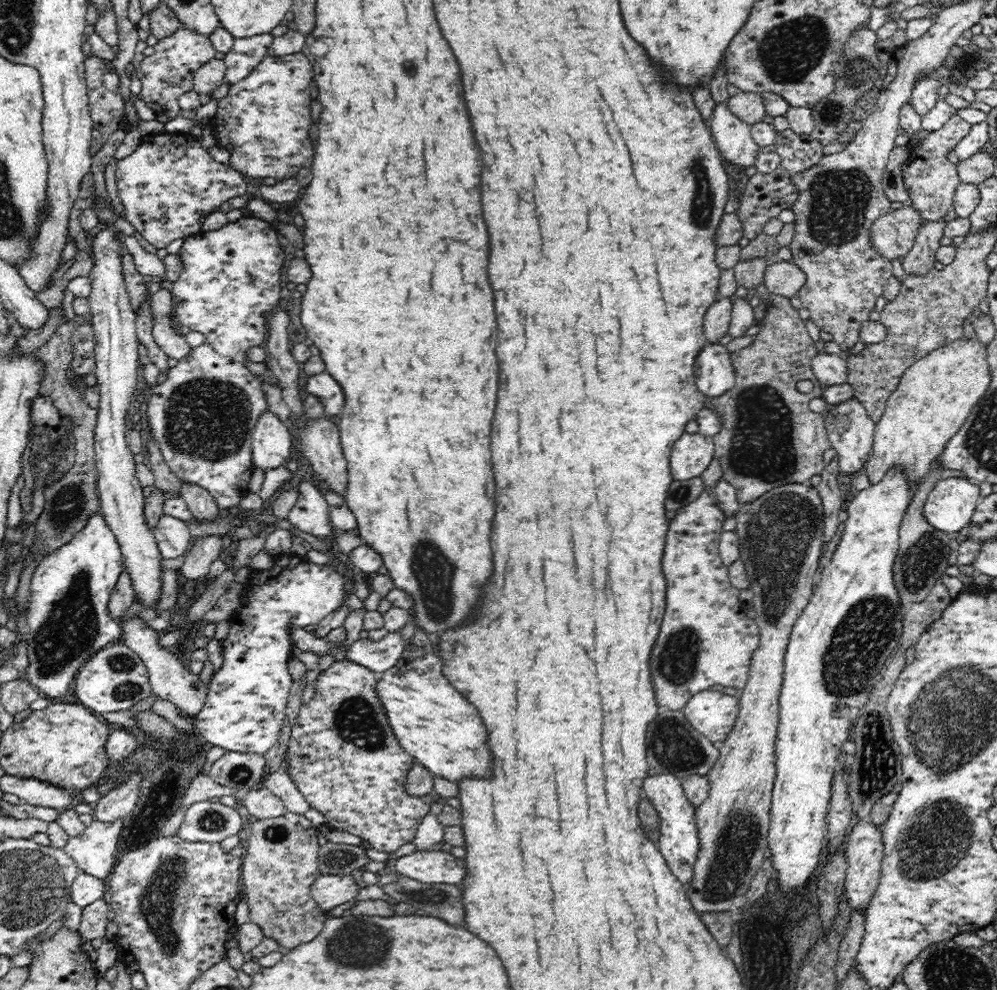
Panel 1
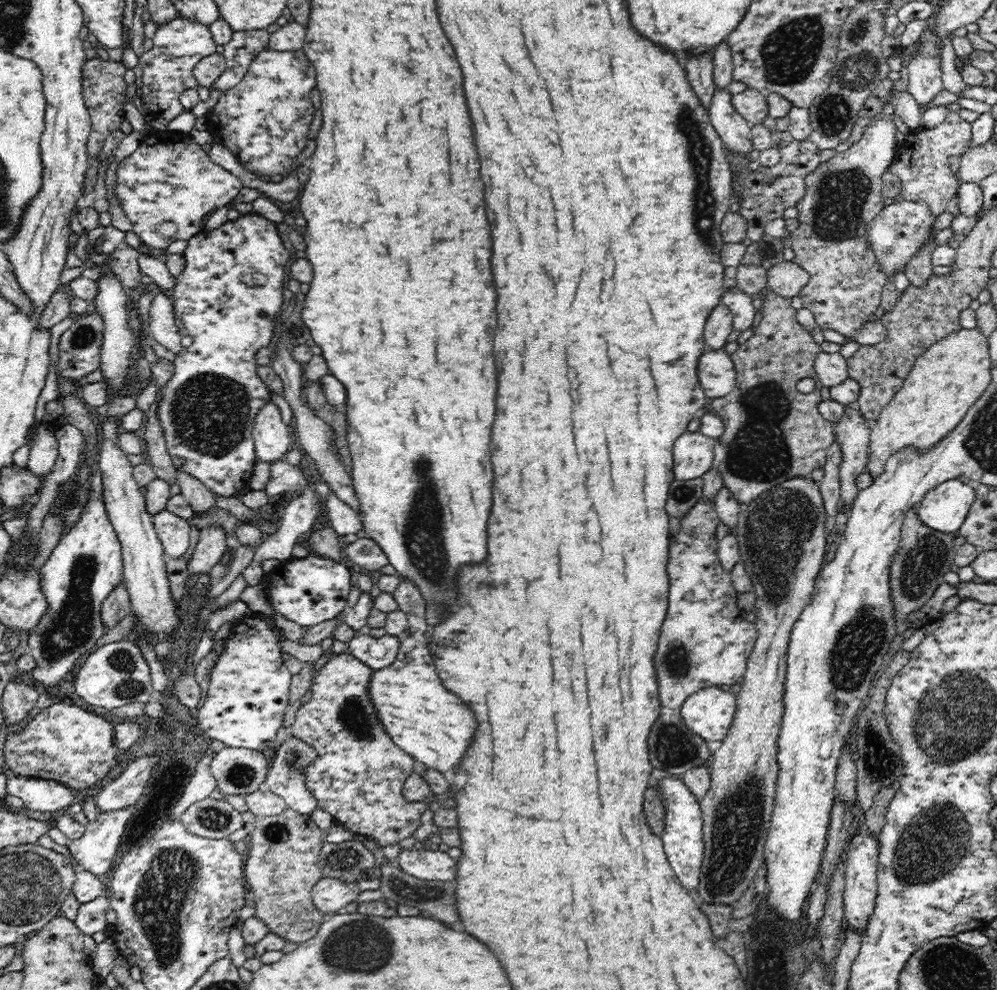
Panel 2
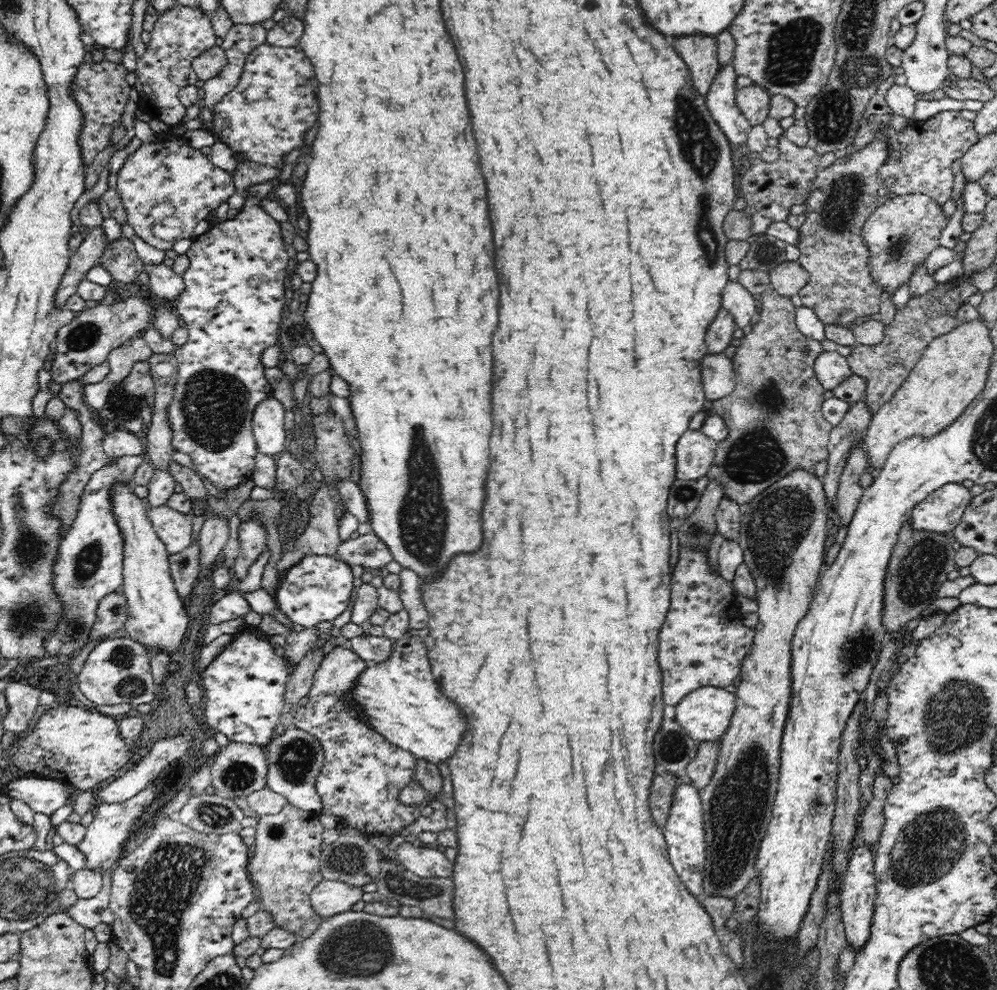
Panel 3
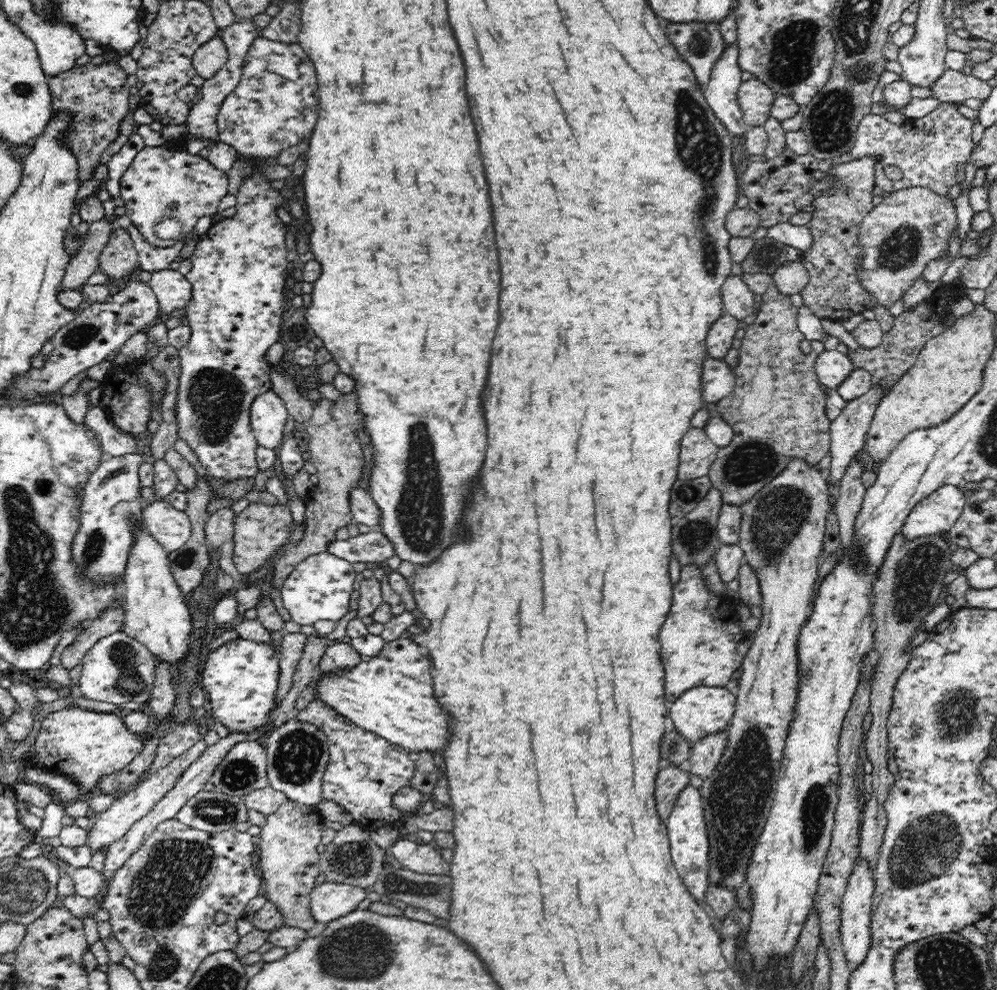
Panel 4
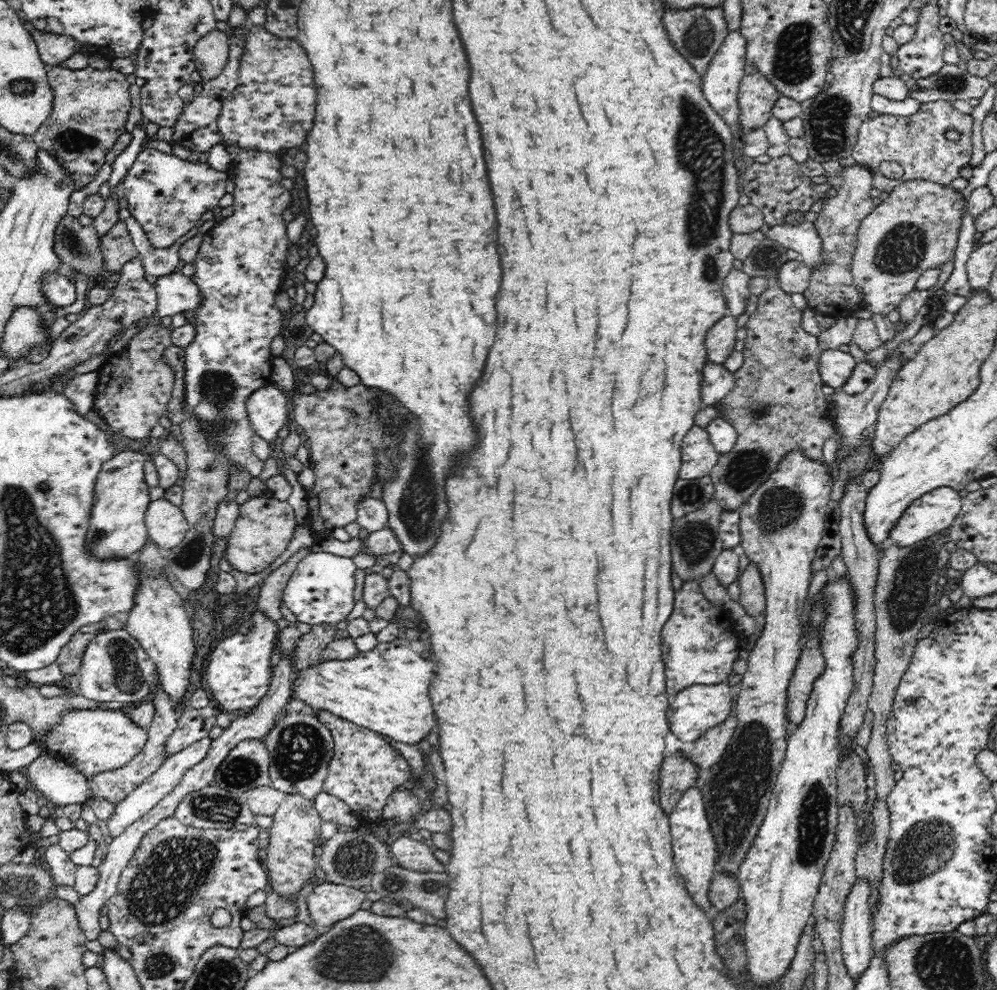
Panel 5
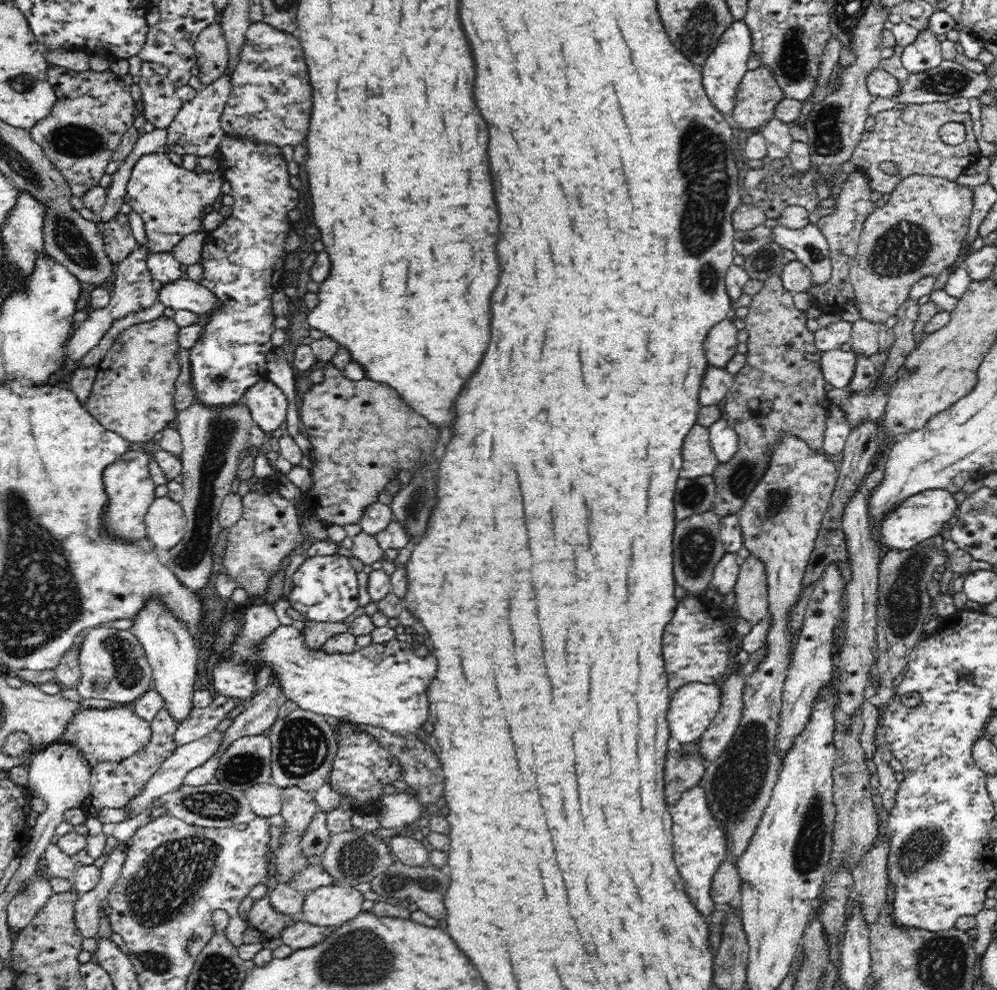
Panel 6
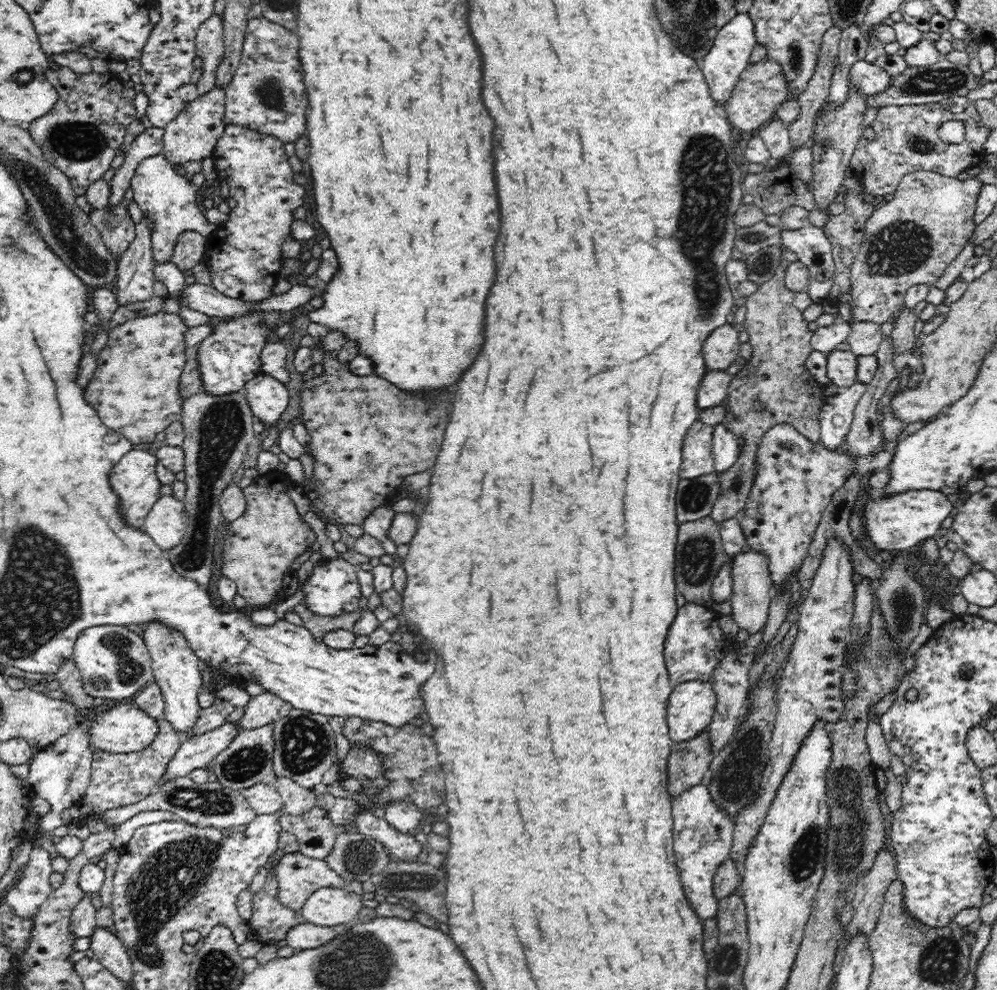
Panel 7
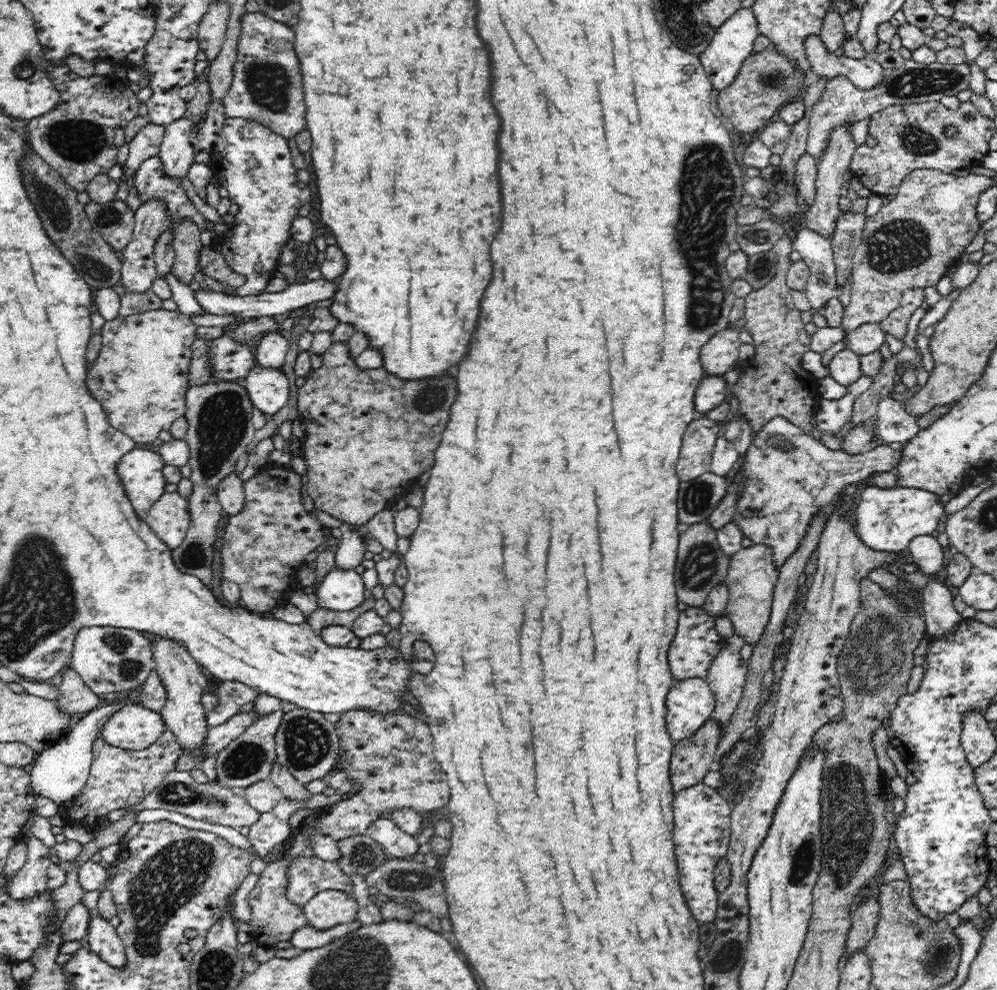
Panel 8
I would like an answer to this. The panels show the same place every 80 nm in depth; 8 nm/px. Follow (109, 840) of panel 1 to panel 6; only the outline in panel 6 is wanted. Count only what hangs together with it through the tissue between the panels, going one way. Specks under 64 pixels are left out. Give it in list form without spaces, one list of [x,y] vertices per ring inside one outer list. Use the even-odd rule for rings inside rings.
[[[213,731],[198,740],[176,747],[176,750],[168,756],[162,763],[162,766],[150,777],[150,780],[144,785],[144,788],[140,789],[132,800],[122,808],[122,811],[126,813],[124,821],[150,810],[152,806],[154,806],[154,802],[158,802],[162,796],[166,796],[166,794],[170,794],[170,792],[174,792],[176,789],[180,788],[189,770],[198,768],[198,766],[204,764],[210,756],[216,754],[220,740],[222,740],[222,733]]]

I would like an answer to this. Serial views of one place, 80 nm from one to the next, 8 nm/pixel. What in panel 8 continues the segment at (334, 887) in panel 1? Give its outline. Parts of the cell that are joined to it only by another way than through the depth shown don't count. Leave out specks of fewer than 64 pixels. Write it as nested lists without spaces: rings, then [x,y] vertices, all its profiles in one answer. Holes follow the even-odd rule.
[[[325,890],[318,892],[301,906],[307,924],[316,929],[330,929],[357,919],[358,903],[350,892]]]

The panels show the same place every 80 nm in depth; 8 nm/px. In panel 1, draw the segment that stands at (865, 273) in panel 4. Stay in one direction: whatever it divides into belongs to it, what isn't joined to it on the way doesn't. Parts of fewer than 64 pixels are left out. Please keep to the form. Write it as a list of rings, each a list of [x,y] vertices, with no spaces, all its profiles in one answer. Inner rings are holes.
[[[911,204],[874,221],[870,230],[873,249],[892,260],[912,249],[921,222],[920,214]]]

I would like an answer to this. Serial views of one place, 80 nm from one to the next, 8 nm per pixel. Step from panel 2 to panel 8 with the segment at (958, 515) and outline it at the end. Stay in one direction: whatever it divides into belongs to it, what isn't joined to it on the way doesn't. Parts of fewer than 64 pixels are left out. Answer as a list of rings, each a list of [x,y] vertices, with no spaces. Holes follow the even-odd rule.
[[[874,485],[866,488],[860,496],[857,506],[857,531],[861,541],[877,551],[894,553],[909,547],[910,541],[917,536],[931,535],[938,523],[944,521],[946,513],[945,504],[940,500],[940,495],[920,490],[919,488],[894,488],[883,489]]]

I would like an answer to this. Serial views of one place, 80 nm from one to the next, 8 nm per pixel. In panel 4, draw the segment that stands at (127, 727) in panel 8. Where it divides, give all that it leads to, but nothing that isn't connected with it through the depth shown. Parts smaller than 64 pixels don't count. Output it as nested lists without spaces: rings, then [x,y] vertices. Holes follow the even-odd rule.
[[[76,706],[64,708],[59,712],[52,712],[42,720],[34,744],[30,744],[30,748],[23,756],[23,767],[32,765],[32,767],[46,769],[50,773],[68,776],[83,788],[85,793],[92,793],[102,777],[126,768],[146,745],[145,741],[144,735],[132,734],[126,729],[121,714],[96,713]]]

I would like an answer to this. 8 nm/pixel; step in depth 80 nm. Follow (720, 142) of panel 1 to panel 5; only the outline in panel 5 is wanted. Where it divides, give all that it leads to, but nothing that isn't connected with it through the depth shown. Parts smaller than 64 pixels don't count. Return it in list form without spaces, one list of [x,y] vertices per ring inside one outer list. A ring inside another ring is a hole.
[[[740,31],[727,33],[726,38],[715,52],[714,58],[711,58],[706,74],[702,78],[703,93],[711,107],[735,130],[742,128],[739,119],[741,110],[738,102],[738,93],[741,80],[744,75],[744,54],[746,54],[746,39],[742,37]]]

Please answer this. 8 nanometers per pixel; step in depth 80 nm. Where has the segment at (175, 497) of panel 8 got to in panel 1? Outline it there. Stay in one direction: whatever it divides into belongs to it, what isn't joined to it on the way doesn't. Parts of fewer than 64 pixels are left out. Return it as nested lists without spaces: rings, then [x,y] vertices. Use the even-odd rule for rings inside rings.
[[[162,515],[154,530],[154,539],[162,558],[178,558],[190,546],[190,530],[186,521]]]

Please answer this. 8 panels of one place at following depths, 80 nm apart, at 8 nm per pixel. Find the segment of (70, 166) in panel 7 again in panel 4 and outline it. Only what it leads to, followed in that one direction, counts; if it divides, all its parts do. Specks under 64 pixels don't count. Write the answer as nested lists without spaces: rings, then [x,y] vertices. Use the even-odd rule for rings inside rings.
[[[106,61],[100,65],[76,65],[57,77],[47,77],[53,110],[67,110],[73,116],[73,122],[69,124],[69,131],[63,140],[77,156],[82,183],[91,180],[103,150],[119,135],[120,122],[128,114],[128,92],[131,85],[126,80],[128,74],[118,63]]]

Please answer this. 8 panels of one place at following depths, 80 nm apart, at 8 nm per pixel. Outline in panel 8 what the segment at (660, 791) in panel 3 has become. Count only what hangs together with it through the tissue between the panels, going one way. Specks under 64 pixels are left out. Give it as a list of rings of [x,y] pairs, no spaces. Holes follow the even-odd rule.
[[[708,721],[692,736],[674,745],[669,769],[672,789],[677,793],[701,784],[707,772],[714,769],[715,750],[720,742],[720,727]]]

